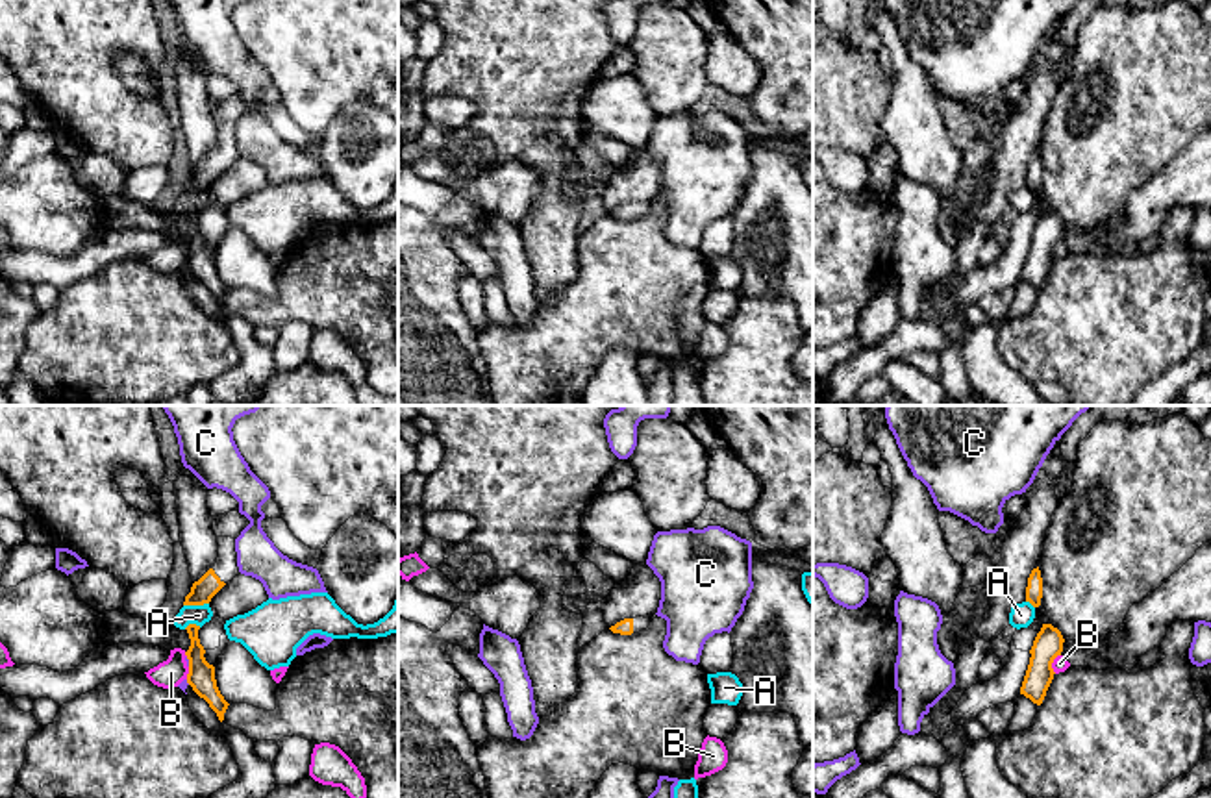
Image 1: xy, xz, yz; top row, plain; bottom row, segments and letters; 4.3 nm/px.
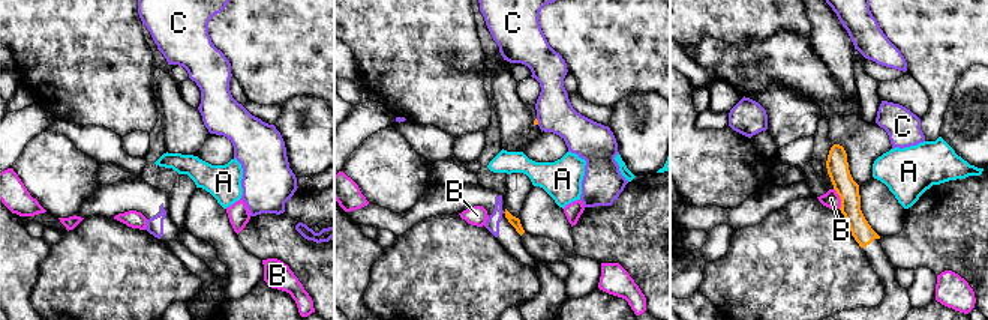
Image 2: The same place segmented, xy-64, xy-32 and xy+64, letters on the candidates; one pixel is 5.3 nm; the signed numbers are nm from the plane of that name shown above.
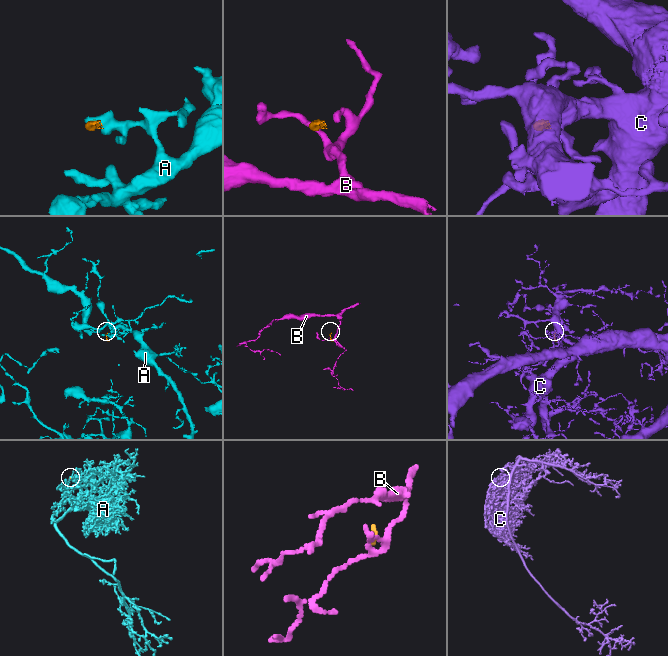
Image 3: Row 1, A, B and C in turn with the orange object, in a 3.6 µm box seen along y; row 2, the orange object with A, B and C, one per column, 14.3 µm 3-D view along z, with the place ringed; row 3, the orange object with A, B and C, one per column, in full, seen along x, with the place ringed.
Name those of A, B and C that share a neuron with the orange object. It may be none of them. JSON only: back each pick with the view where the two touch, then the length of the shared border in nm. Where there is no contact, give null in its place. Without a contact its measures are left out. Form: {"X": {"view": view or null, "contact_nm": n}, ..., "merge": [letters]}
{"merge": []}

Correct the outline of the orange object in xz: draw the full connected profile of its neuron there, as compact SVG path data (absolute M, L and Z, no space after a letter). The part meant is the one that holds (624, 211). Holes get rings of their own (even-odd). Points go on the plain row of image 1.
M644 202L624 204L624 206L617 207L615 211L611 211L609 215L613 218L631 220L631 218L639 218L639 217L646 215L650 211L650 207L652 207L652 204L644 204Z

